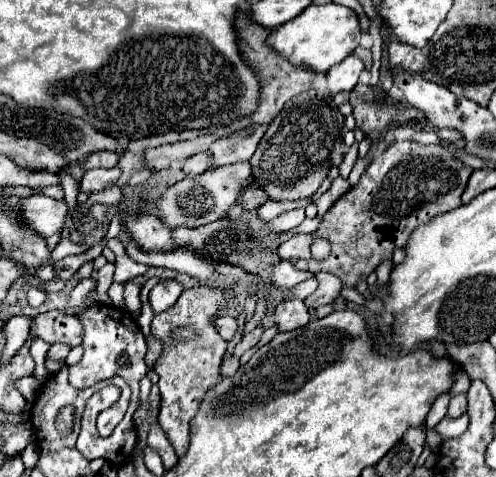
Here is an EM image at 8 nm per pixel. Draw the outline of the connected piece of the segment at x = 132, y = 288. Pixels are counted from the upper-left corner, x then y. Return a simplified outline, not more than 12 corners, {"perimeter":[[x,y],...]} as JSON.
{"perimeter":[[124,284],[124,308],[134,313],[142,308],[141,286]]}

